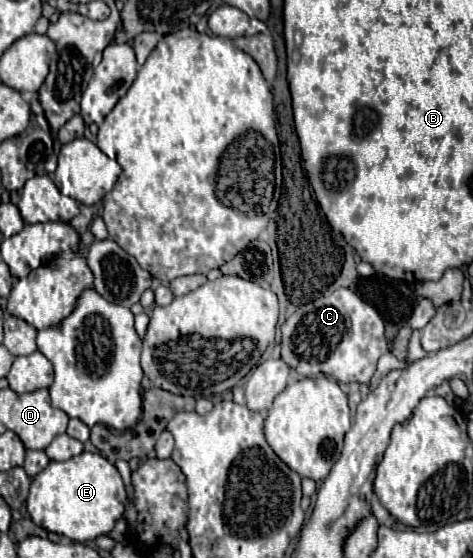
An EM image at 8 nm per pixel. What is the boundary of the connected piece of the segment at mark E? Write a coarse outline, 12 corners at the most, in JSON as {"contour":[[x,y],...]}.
{"contour":[[94,452],[50,462],[26,500],[36,526],[76,542],[108,534],[128,496]]}

